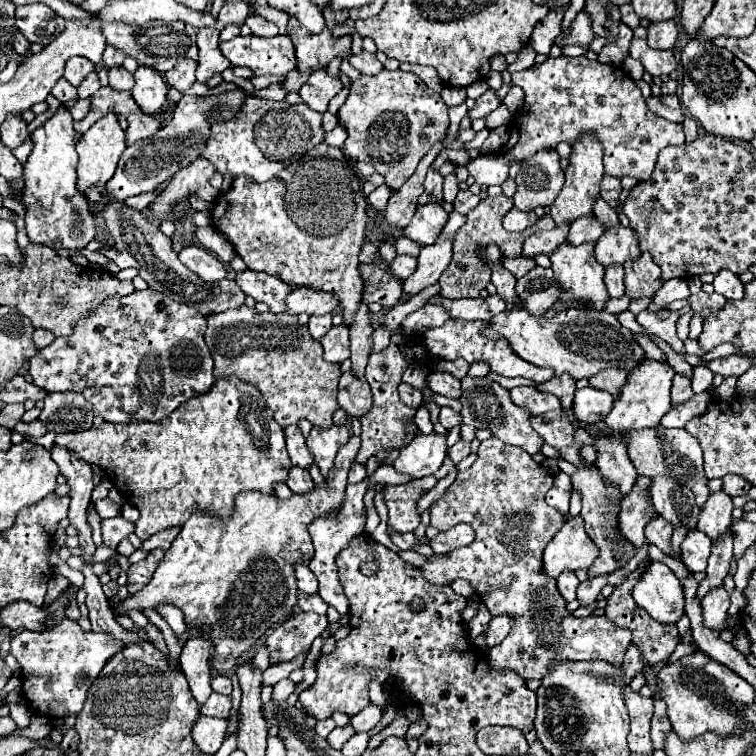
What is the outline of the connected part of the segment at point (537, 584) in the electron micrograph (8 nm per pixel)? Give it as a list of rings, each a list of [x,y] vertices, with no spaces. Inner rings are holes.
[[[497,438],[483,440],[473,466],[457,474],[447,492],[431,506],[431,526],[449,530],[465,522],[473,526],[475,540],[449,554],[433,554],[421,566],[427,582],[449,586],[455,578],[465,578],[493,616],[511,614],[515,618],[511,634],[499,646],[487,650],[487,660],[499,668],[515,670],[525,680],[543,678],[551,660],[607,660],[619,664],[631,642],[631,632],[617,628],[607,616],[575,618],[569,614],[555,580],[539,574],[543,546],[565,522],[563,514],[545,502],[551,486],[553,476],[525,450],[507,446]]]

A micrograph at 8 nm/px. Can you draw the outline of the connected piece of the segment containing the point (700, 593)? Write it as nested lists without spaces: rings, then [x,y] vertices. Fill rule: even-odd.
[[[727,532],[723,546],[715,546],[715,542],[713,542],[713,550],[711,550],[711,556],[709,556],[709,566],[707,566],[707,576],[699,584],[695,600],[703,600],[703,596],[709,594],[713,588],[723,586],[723,580],[729,572],[731,556],[733,556],[733,544],[731,544],[731,532]]]

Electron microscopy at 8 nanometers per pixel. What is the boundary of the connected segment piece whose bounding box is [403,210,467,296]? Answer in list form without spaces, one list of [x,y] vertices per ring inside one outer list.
[[[451,212],[449,220],[443,228],[443,232],[439,234],[439,238],[435,240],[435,244],[431,246],[421,246],[419,252],[419,264],[415,268],[415,272],[403,282],[403,292],[413,296],[417,294],[421,288],[437,284],[441,272],[449,266],[451,258],[453,258],[453,240],[457,230],[465,224],[467,216],[459,214],[459,212]]]

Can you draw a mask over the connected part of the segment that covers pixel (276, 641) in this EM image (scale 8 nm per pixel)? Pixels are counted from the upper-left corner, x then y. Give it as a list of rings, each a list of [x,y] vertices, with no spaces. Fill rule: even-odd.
[[[299,612],[291,616],[283,624],[279,624],[265,640],[269,662],[291,662],[299,654],[305,654],[311,648],[311,642],[325,630],[325,626],[327,616],[319,616],[315,612]]]

